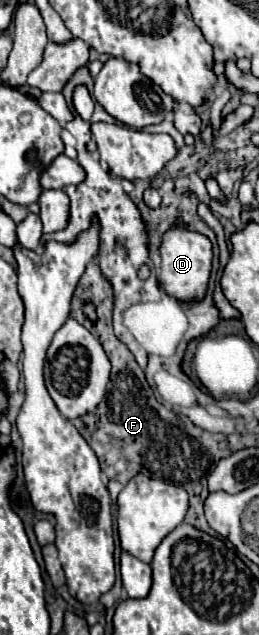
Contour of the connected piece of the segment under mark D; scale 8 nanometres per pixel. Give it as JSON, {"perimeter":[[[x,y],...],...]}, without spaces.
{"perimeter":[[[173,228],[165,234],[161,244],[161,266],[159,266],[159,286],[173,298],[197,300],[205,296],[209,270],[211,270],[211,242],[205,236],[187,232],[185,228]]]}

